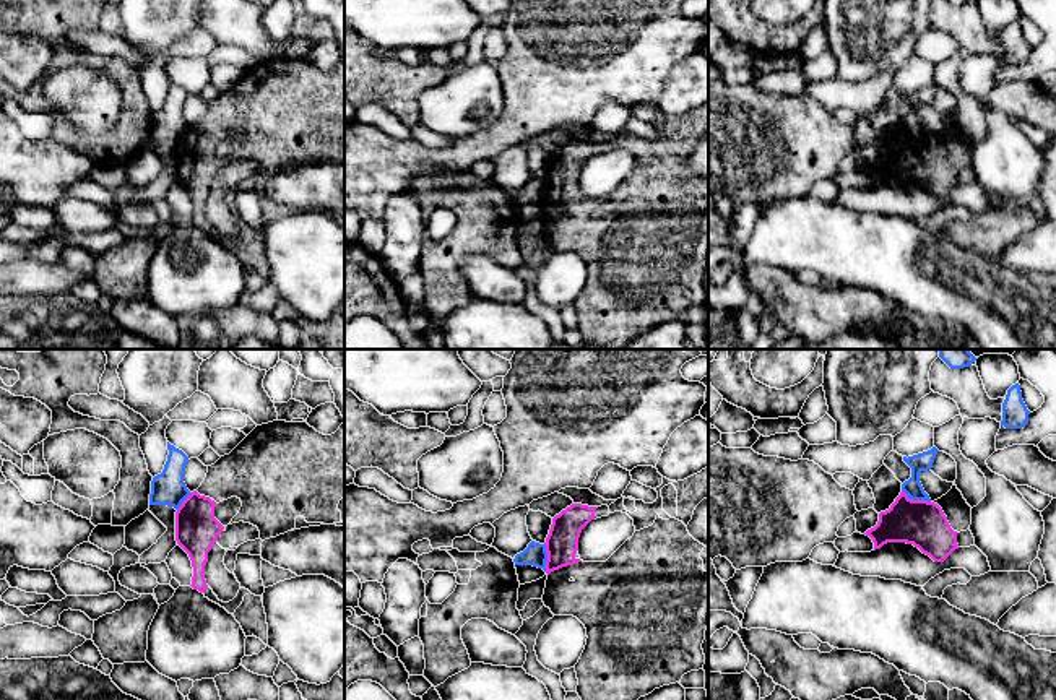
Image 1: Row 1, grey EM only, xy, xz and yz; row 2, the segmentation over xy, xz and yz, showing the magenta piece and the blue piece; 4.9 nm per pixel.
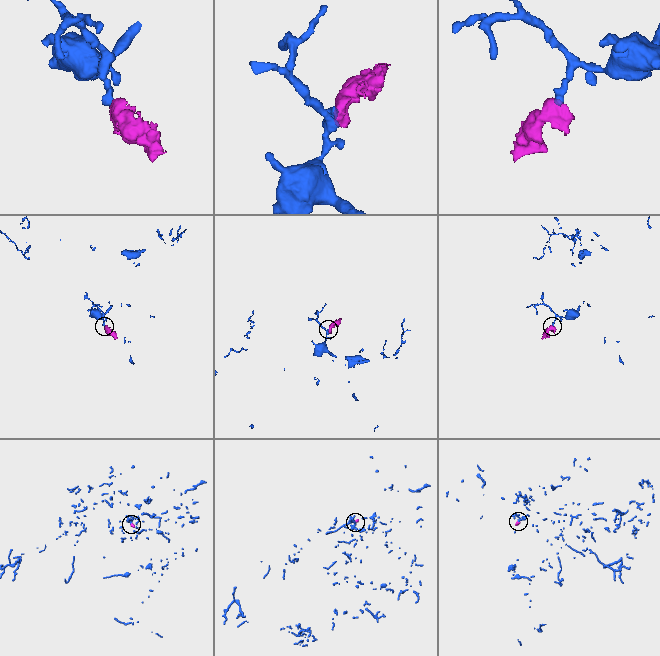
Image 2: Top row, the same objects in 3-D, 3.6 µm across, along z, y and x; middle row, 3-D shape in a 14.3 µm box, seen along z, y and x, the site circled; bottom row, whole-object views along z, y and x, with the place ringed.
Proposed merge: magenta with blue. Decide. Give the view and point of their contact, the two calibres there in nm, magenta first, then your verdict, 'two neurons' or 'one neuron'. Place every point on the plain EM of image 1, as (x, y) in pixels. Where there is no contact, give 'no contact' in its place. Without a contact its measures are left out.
contact yz (917, 137); calibres 220 and 90 nm; two neurons

